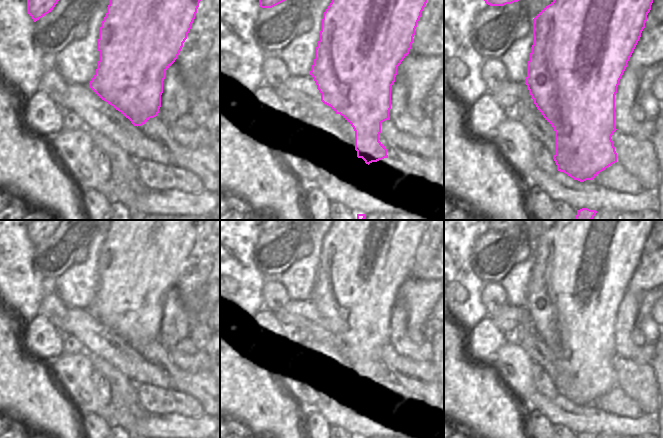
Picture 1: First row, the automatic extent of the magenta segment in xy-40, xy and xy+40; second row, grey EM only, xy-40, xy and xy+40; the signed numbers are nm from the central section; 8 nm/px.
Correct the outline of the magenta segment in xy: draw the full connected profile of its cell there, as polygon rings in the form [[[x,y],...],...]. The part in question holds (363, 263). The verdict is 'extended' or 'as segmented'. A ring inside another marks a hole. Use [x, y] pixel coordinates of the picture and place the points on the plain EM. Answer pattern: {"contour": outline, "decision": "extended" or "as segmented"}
{"contour": [[[333,220],[331,227],[323,237],[319,265],[315,273],[315,283],[311,291],[310,299],[313,301],[317,313],[321,317],[321,325],[330,330],[336,338],[340,338],[353,351],[355,355],[355,374],[357,375],[357,381],[362,382],[368,389],[372,386],[388,382],[387,373],[379,365],[381,347],[390,344],[391,311],[395,306],[398,290],[409,278],[415,259],[415,253],[428,221],[429,220]]], "decision": "as segmented"}

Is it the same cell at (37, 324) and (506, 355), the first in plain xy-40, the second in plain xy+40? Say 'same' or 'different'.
different

